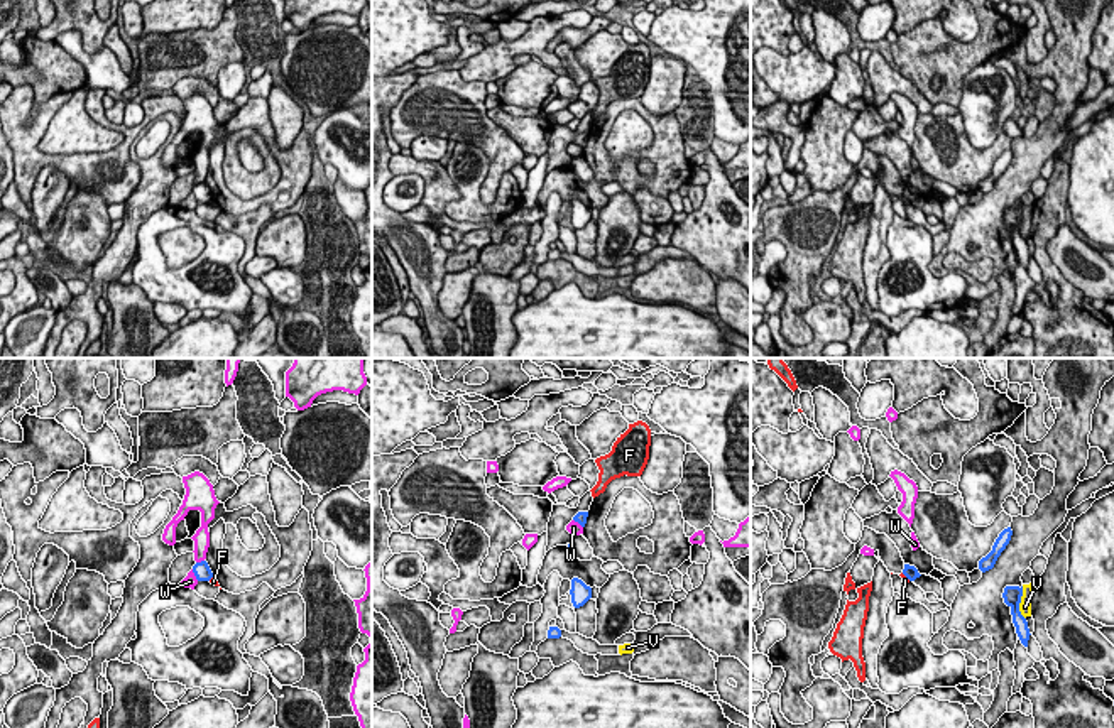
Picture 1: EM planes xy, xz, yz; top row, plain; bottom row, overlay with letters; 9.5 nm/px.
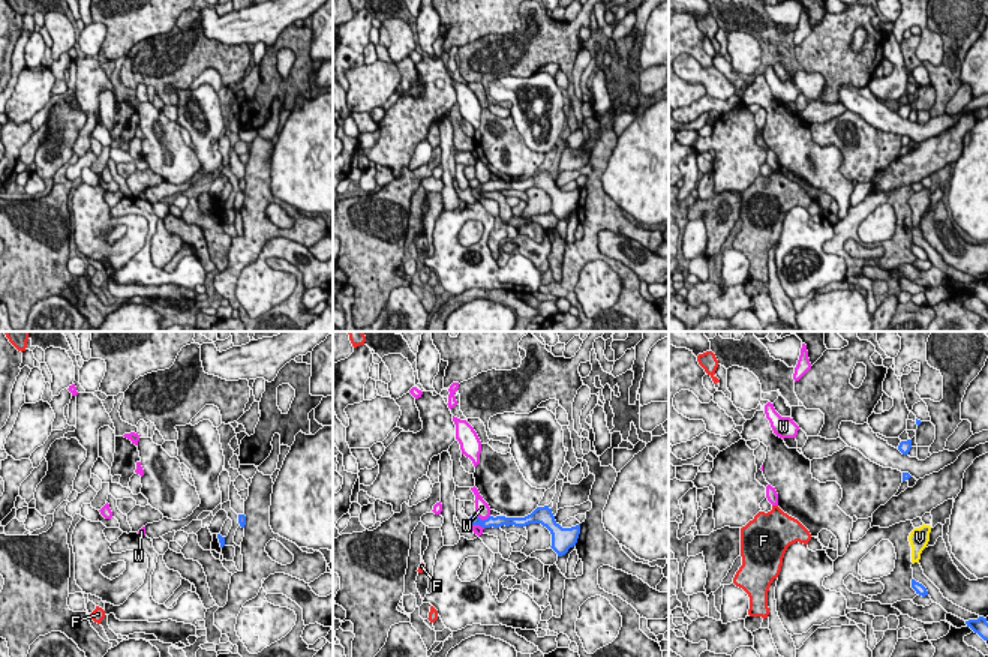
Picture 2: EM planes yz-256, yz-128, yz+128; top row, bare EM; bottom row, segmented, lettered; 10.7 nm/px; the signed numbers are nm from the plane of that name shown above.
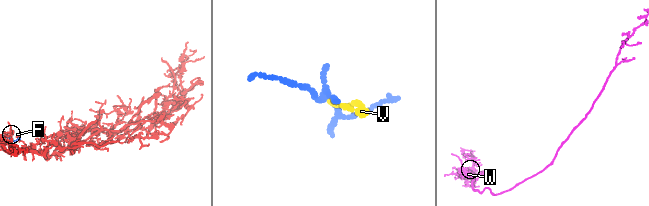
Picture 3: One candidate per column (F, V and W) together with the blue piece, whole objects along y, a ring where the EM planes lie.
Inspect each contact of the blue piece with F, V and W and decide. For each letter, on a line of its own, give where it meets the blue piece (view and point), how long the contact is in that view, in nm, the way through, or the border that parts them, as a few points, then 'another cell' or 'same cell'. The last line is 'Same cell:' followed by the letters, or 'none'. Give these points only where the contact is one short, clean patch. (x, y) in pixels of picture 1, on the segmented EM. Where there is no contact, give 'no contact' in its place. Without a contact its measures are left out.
F: contact yz (906, 576); length 120 nm; border yz (901, 573), (910, 580); another cell
V: contact yz (1020, 602); length 320 nm; border yz (1021, 586), (1020, 613), (1025, 619); another cell
W: contact xy (195, 575); length 130 nm; border xy (191, 570), (198, 580); another cell
Same cell: none

